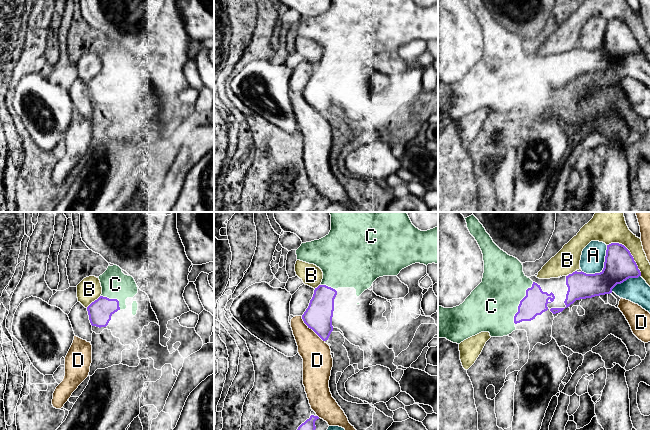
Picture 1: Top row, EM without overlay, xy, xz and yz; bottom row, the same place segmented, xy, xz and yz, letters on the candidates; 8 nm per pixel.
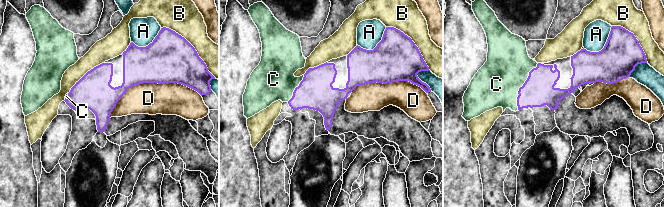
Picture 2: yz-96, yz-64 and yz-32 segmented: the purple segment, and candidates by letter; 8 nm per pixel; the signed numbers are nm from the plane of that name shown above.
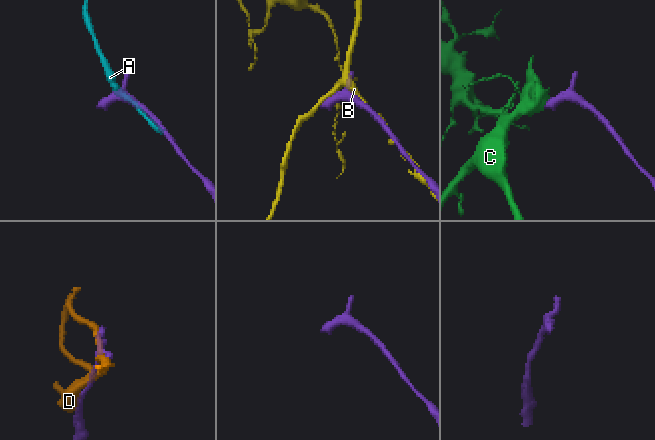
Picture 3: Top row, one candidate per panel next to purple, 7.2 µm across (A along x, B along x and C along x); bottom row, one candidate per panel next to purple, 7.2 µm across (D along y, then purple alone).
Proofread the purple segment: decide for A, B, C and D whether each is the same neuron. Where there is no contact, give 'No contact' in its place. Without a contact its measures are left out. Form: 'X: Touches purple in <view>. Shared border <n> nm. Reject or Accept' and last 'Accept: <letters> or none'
A: Touches purple in yz. Shared border 300 nm. Reject
B: Touches purple in yz. Shared border 380 nm. Reject
C: Touches purple in yz. Shared border 360 nm. Accept
D: Touches purple in xz. Shared border 280 nm. Reject
Accept: C

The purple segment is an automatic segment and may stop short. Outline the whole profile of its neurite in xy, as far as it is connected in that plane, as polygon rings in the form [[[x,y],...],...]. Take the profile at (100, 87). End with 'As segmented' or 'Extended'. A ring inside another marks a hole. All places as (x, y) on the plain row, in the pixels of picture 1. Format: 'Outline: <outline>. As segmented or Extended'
Outline: [[[109,41],[98,54],[102,70],[87,83],[87,87],[91,101],[101,104],[108,101],[115,88],[127,84],[126,75],[133,74],[138,63],[134,54],[125,51],[117,41]]]. Extended

